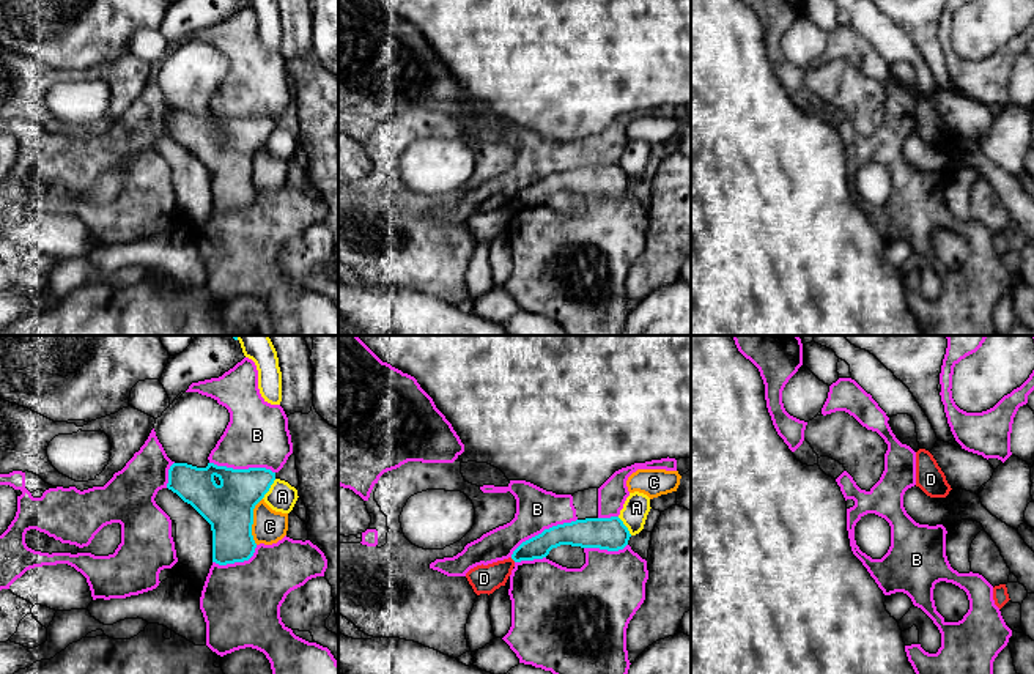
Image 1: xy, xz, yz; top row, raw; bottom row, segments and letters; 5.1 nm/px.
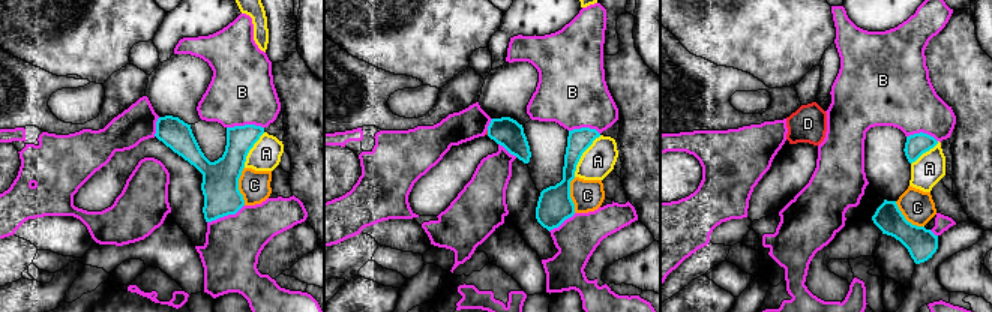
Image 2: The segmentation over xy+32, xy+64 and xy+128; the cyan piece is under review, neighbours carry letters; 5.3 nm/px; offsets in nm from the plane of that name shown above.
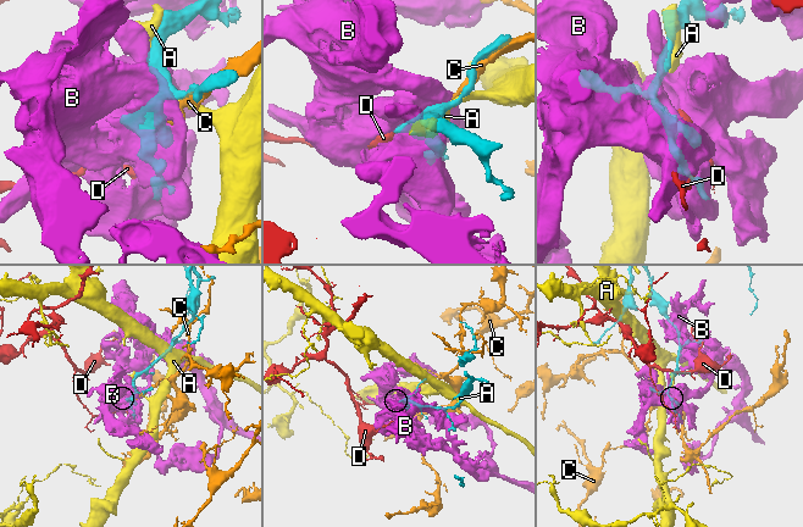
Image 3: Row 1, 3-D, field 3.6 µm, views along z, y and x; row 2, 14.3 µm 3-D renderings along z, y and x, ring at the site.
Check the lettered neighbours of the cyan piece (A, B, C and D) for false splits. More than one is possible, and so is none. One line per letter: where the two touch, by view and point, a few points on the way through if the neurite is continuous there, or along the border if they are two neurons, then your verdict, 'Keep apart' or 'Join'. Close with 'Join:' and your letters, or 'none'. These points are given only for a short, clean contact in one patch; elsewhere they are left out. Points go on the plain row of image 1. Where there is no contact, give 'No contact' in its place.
A: Touches cyan at xy (269, 134). Keep apart
B: Touches cyan at xz (543, 178). Keep apart
C: Touches cyan at xy (252, 169). Keep apart
D: Touches cyan at xz (513, 207). Boundary: xz (510, 205), (515, 208). Keep apart
Join: none

